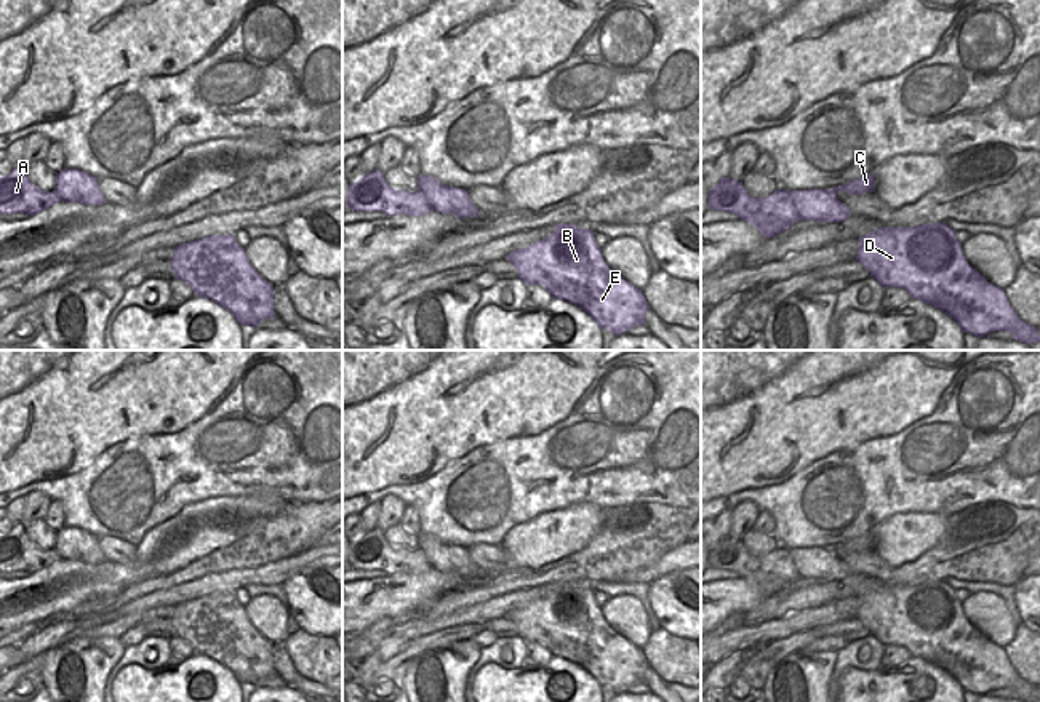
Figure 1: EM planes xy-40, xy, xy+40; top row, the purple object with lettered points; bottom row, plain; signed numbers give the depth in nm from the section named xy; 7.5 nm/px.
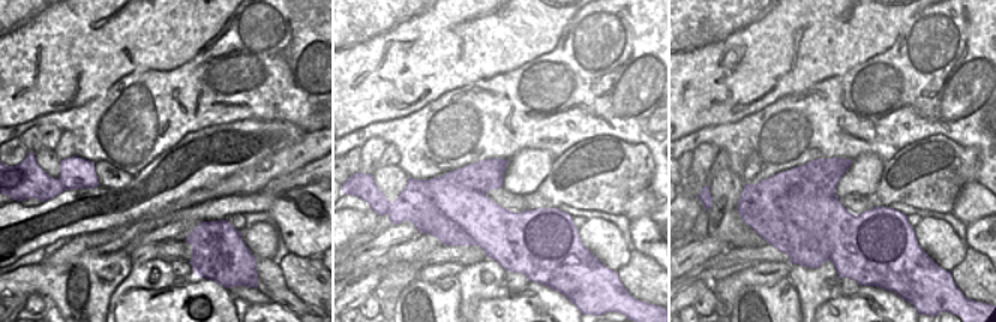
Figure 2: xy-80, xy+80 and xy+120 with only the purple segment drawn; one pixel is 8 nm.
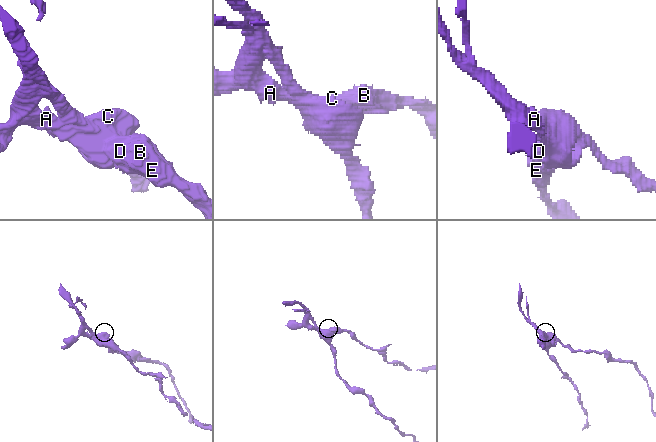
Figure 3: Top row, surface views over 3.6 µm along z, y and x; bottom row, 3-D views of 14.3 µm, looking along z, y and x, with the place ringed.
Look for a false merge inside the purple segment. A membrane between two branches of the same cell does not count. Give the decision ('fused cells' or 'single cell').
fused cells

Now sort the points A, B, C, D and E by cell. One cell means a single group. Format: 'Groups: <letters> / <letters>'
Groups: A C / B D E.

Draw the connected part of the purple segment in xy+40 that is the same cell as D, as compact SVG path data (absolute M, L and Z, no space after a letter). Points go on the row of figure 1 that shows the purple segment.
M946 222L880 227L858 240L856 261L883 288L902 288L910 299L941 309L963 333L986 337L1008 331L1019 342L1040 342L1038 331L1018 317L1005 291L966 262Z

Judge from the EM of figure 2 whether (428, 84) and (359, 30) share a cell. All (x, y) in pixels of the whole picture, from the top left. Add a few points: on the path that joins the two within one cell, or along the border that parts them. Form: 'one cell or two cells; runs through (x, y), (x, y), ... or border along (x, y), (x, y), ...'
one cell; runs through (411, 68), (375, 32)

